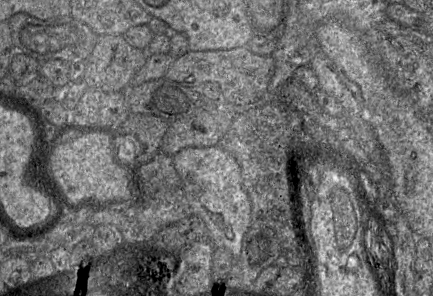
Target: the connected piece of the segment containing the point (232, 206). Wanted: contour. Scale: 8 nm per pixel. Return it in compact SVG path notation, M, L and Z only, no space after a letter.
M220 146L186 147L172 156L175 169L180 176L192 214L197 215L207 228L207 239L215 248L225 248L235 261L241 254L242 240L252 225L251 203L241 177L236 159Z

